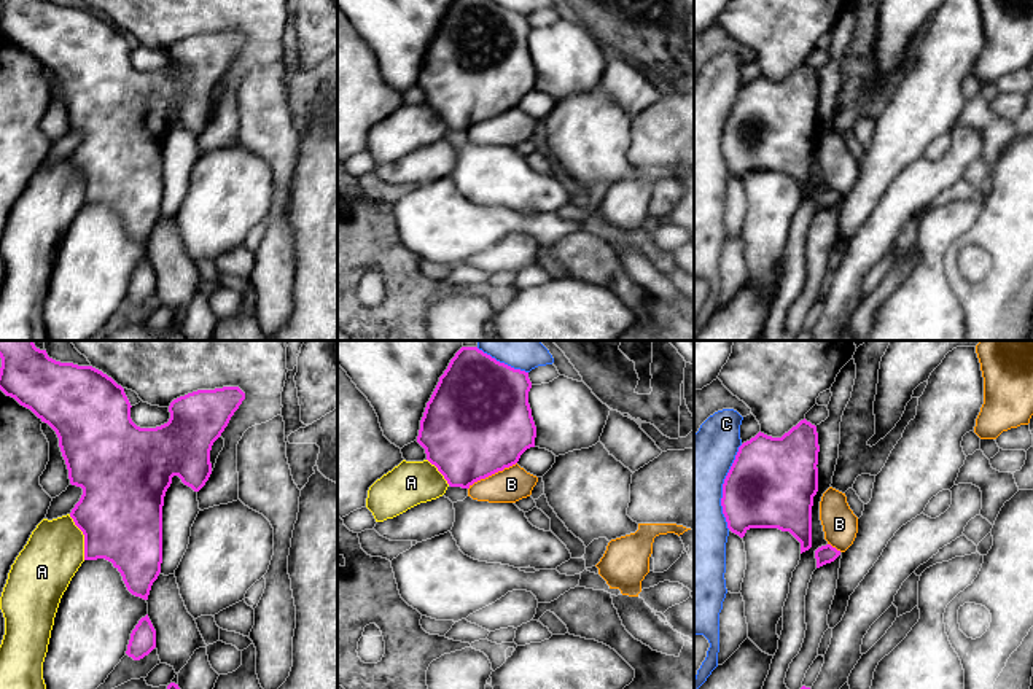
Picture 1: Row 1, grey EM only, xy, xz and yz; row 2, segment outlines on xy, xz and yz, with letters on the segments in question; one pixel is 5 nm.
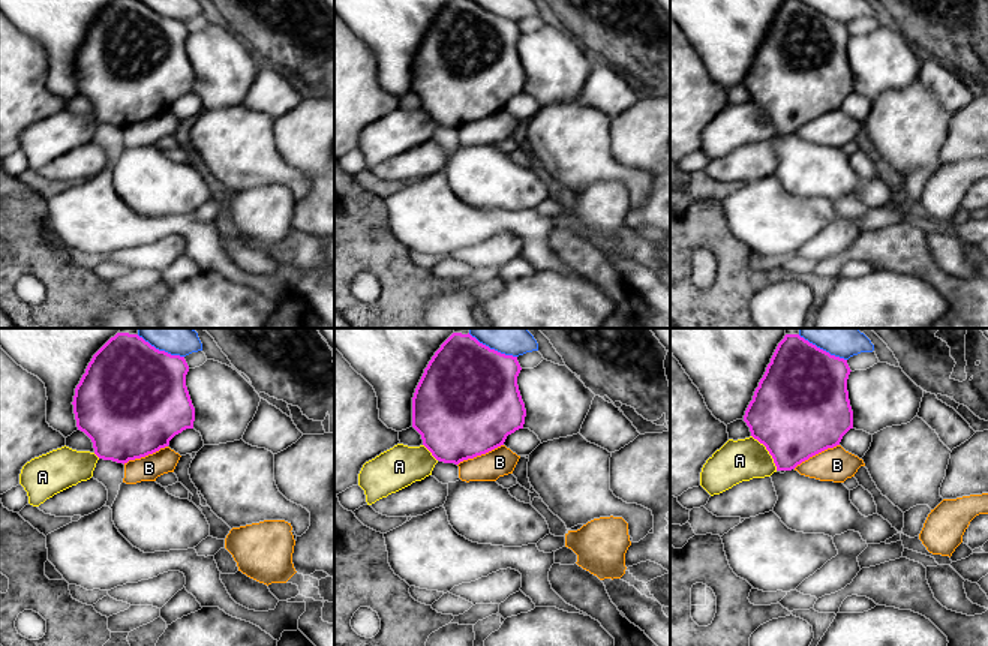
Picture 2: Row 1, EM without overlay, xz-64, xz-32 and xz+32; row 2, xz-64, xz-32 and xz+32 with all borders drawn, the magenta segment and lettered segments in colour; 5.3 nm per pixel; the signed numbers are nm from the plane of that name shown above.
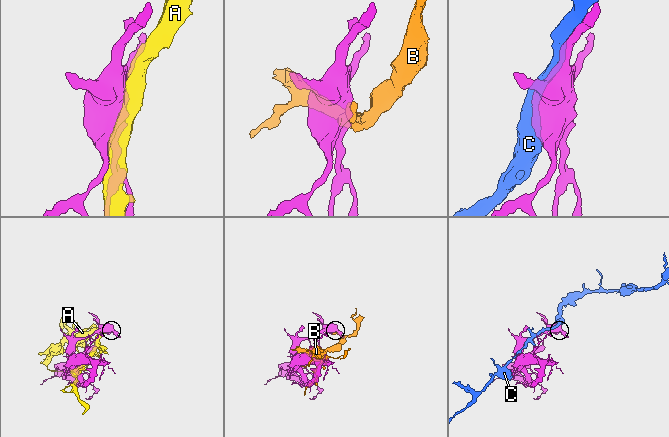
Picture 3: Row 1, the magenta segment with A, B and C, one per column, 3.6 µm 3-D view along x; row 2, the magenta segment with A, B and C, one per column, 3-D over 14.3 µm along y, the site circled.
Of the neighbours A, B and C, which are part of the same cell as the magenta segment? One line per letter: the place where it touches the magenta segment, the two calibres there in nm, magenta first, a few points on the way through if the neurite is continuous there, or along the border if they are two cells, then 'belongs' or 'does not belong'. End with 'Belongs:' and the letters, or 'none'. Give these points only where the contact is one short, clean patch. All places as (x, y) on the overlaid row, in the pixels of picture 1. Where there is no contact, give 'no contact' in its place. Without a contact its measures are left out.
A: contact xy (85, 537); calibres 420 and 300 nm; does not belong
B: contact xz (492, 473); calibres 500 and 170 nm; border xz (516, 462), (478, 479), (468, 489); does not belong
C: contact yz (723, 487); calibres 440 and 320 nm; does not belong
Belongs: none

